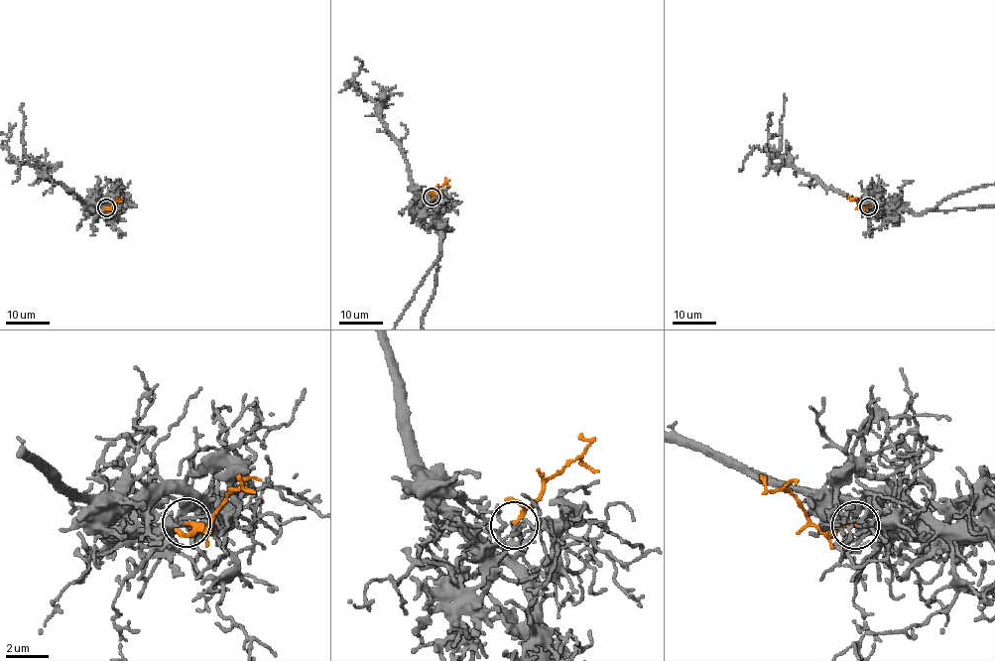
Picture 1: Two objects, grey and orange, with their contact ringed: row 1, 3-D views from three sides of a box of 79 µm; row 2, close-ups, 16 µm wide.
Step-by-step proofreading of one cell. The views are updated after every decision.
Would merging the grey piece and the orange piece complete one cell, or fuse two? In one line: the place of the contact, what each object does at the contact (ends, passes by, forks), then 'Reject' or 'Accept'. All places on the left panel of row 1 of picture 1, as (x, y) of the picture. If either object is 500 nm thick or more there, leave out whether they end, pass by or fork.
Place: (106, 207). At the ring grey forks. At the ring orange ends. Accept

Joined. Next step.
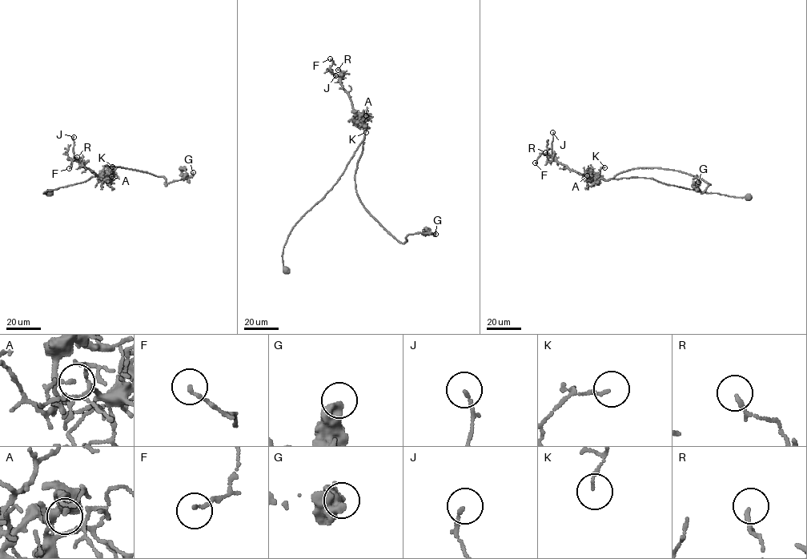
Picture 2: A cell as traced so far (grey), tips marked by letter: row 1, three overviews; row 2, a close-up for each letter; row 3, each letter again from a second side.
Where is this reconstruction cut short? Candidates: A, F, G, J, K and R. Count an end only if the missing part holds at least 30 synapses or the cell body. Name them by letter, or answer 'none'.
none

